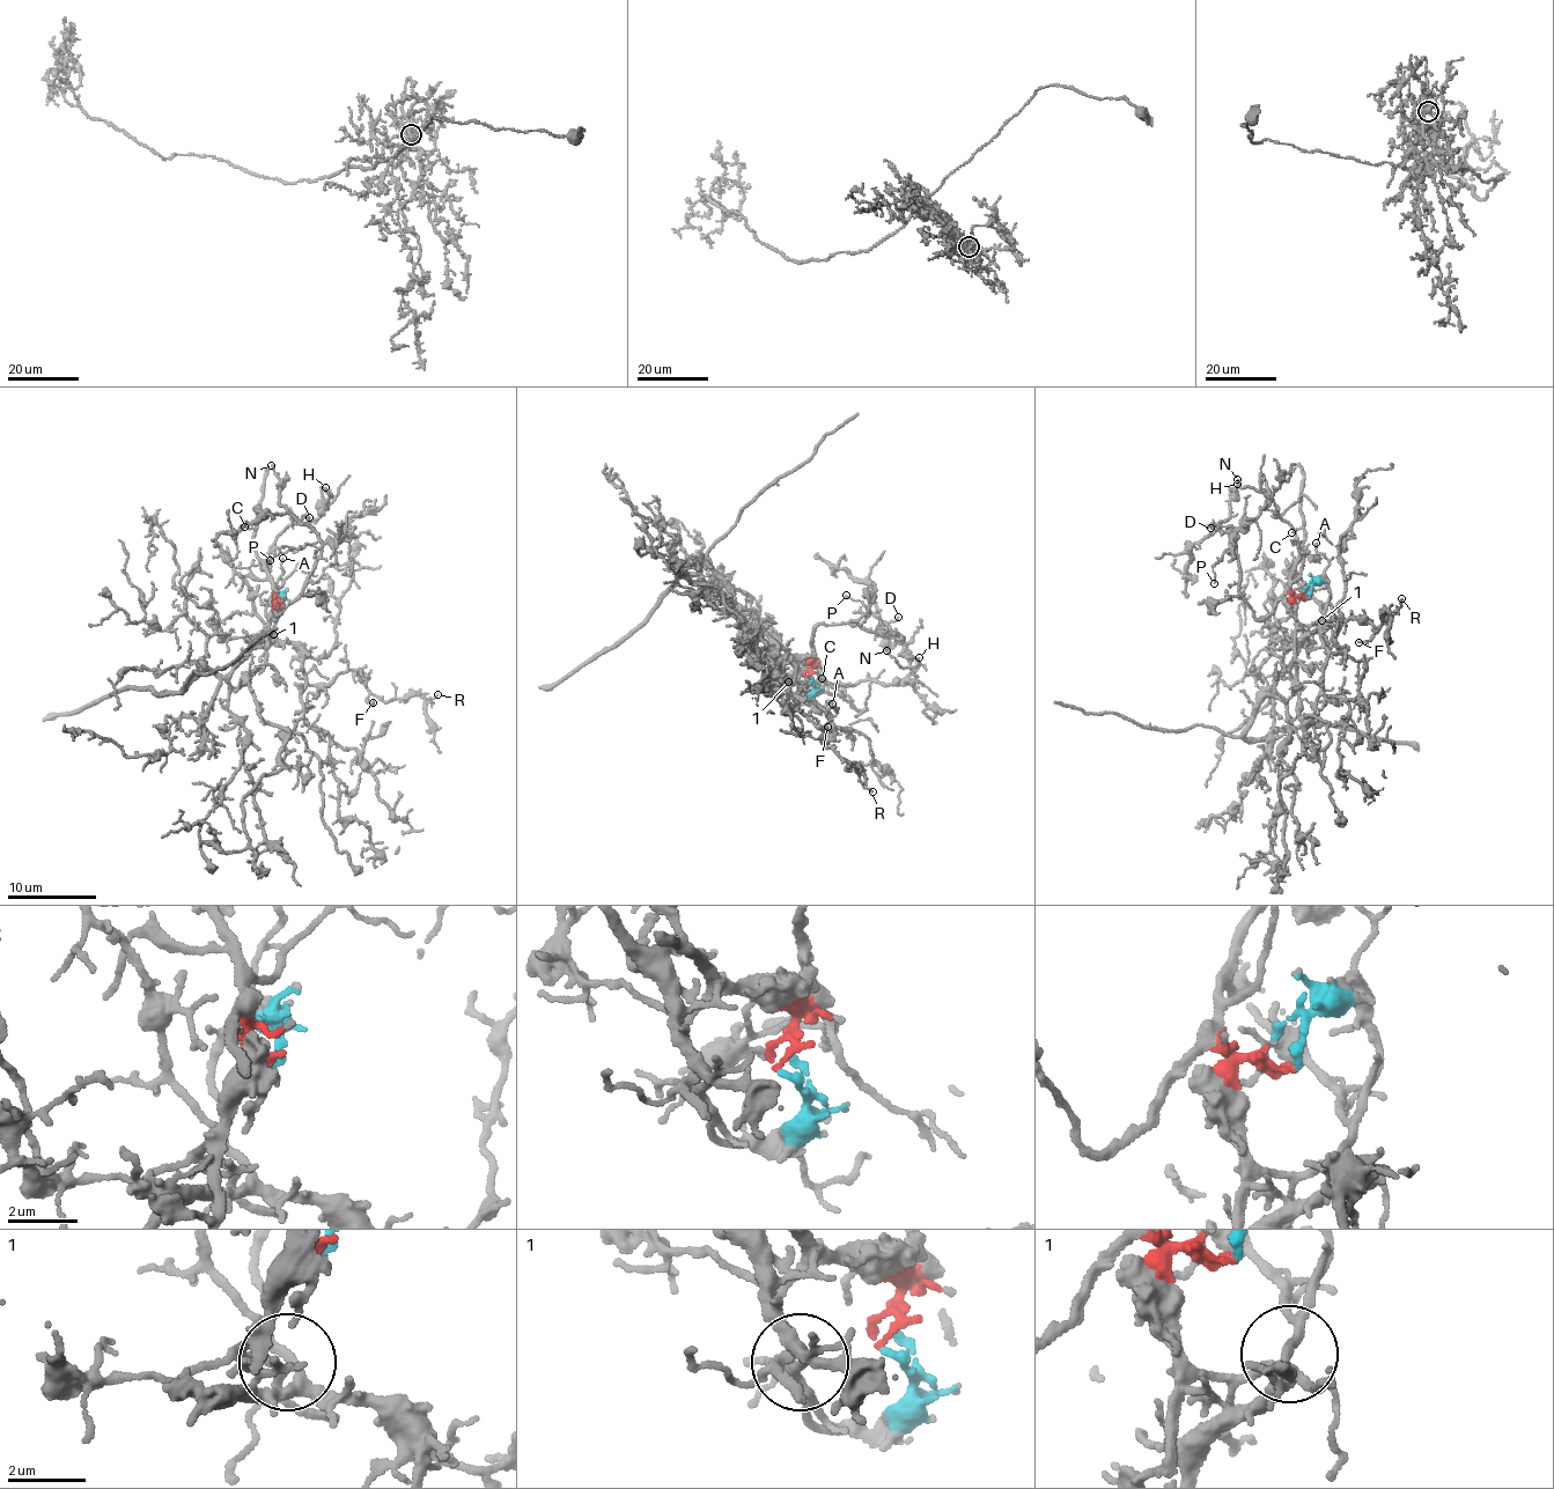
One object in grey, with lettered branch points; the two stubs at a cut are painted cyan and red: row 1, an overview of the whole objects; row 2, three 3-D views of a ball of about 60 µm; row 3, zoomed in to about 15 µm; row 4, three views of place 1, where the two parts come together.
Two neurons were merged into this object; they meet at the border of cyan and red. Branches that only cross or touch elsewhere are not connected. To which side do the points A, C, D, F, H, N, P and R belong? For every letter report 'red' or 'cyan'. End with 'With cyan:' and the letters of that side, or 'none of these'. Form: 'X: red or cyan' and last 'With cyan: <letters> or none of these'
A: cyan
C: red
D: red
F: cyan
H: red
N: red
P: red
R: cyan
With cyan: A, F, R

